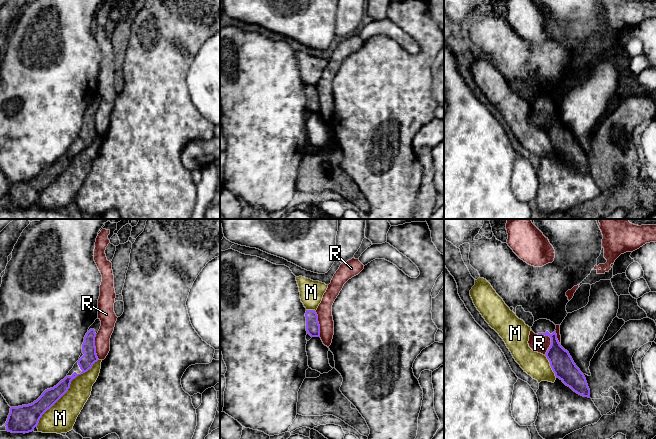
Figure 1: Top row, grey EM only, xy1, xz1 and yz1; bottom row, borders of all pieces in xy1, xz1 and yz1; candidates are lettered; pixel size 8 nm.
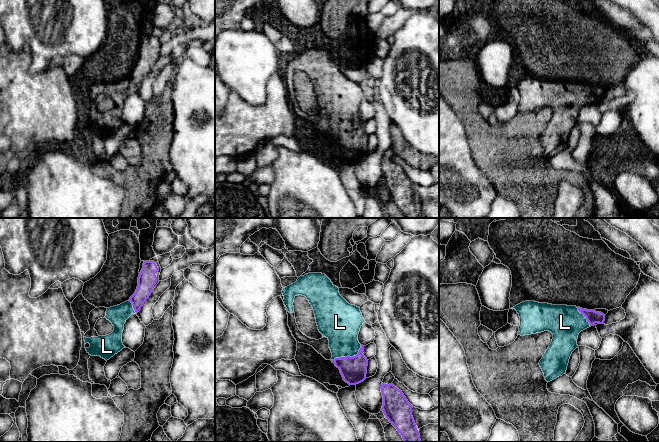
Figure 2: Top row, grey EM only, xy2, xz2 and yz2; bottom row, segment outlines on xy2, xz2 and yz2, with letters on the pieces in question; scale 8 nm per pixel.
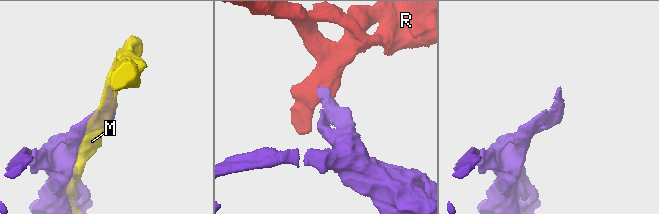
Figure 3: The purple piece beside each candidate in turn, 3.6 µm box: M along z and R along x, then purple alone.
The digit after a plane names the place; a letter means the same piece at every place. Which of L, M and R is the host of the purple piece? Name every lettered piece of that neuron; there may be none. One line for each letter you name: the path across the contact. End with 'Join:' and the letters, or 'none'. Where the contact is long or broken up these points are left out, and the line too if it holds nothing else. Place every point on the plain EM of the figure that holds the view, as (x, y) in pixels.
Join: L

